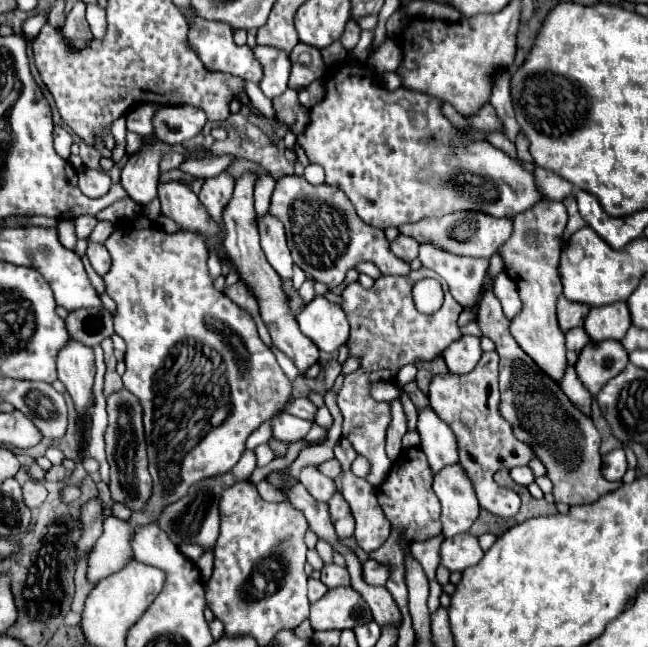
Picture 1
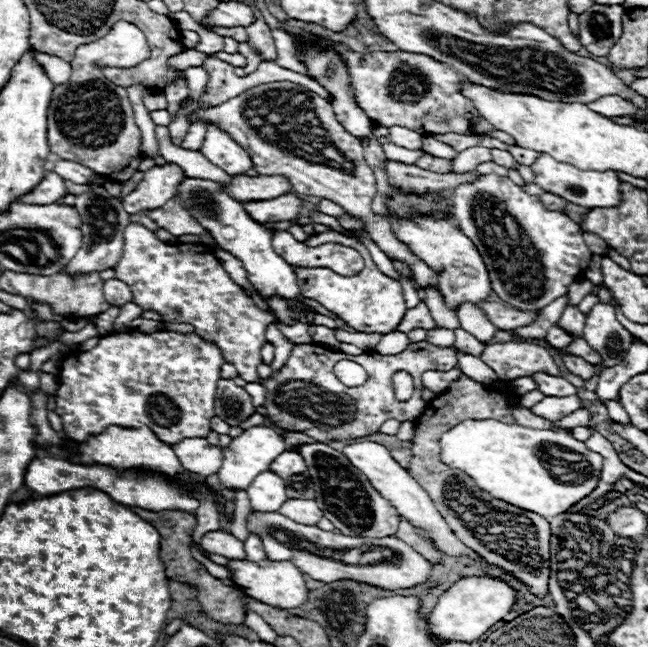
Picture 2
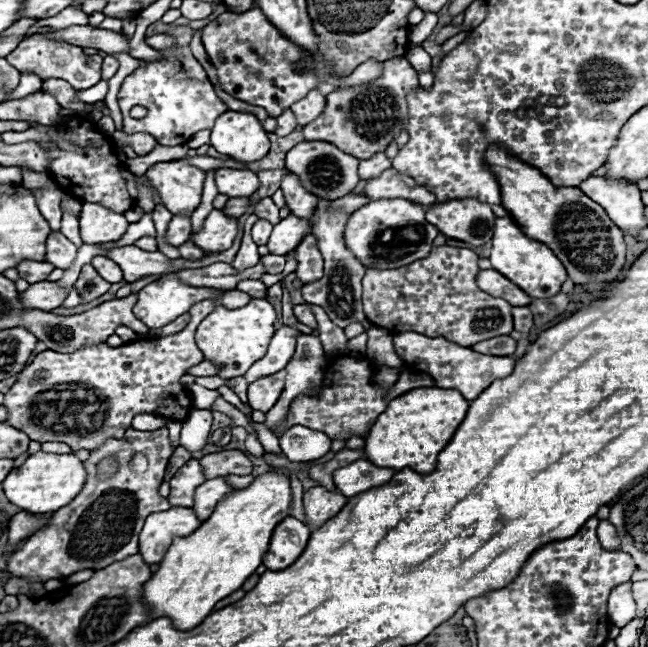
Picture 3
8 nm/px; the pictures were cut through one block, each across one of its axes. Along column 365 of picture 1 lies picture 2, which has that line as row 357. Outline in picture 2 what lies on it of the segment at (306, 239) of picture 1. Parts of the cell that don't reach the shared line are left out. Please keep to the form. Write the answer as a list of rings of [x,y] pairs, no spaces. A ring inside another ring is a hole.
[[[130,222],[124,230],[122,258],[114,266],[116,278],[130,286],[134,304],[162,316],[162,322],[192,324],[194,332],[220,348],[222,358],[238,370],[246,382],[260,382],[258,366],[262,364],[260,348],[266,342],[264,328],[274,322],[274,316],[260,310],[242,288],[232,282],[220,260],[212,252],[186,252],[210,250],[194,244],[166,244],[152,230],[138,222]]]

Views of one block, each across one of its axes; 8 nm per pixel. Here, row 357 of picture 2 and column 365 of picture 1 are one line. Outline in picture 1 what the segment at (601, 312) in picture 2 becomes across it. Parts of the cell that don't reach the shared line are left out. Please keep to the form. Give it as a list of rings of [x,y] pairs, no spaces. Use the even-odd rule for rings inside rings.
[[[332,588],[324,598],[310,606],[310,622],[314,630],[354,630],[358,624],[372,620],[368,604],[354,588]]]

